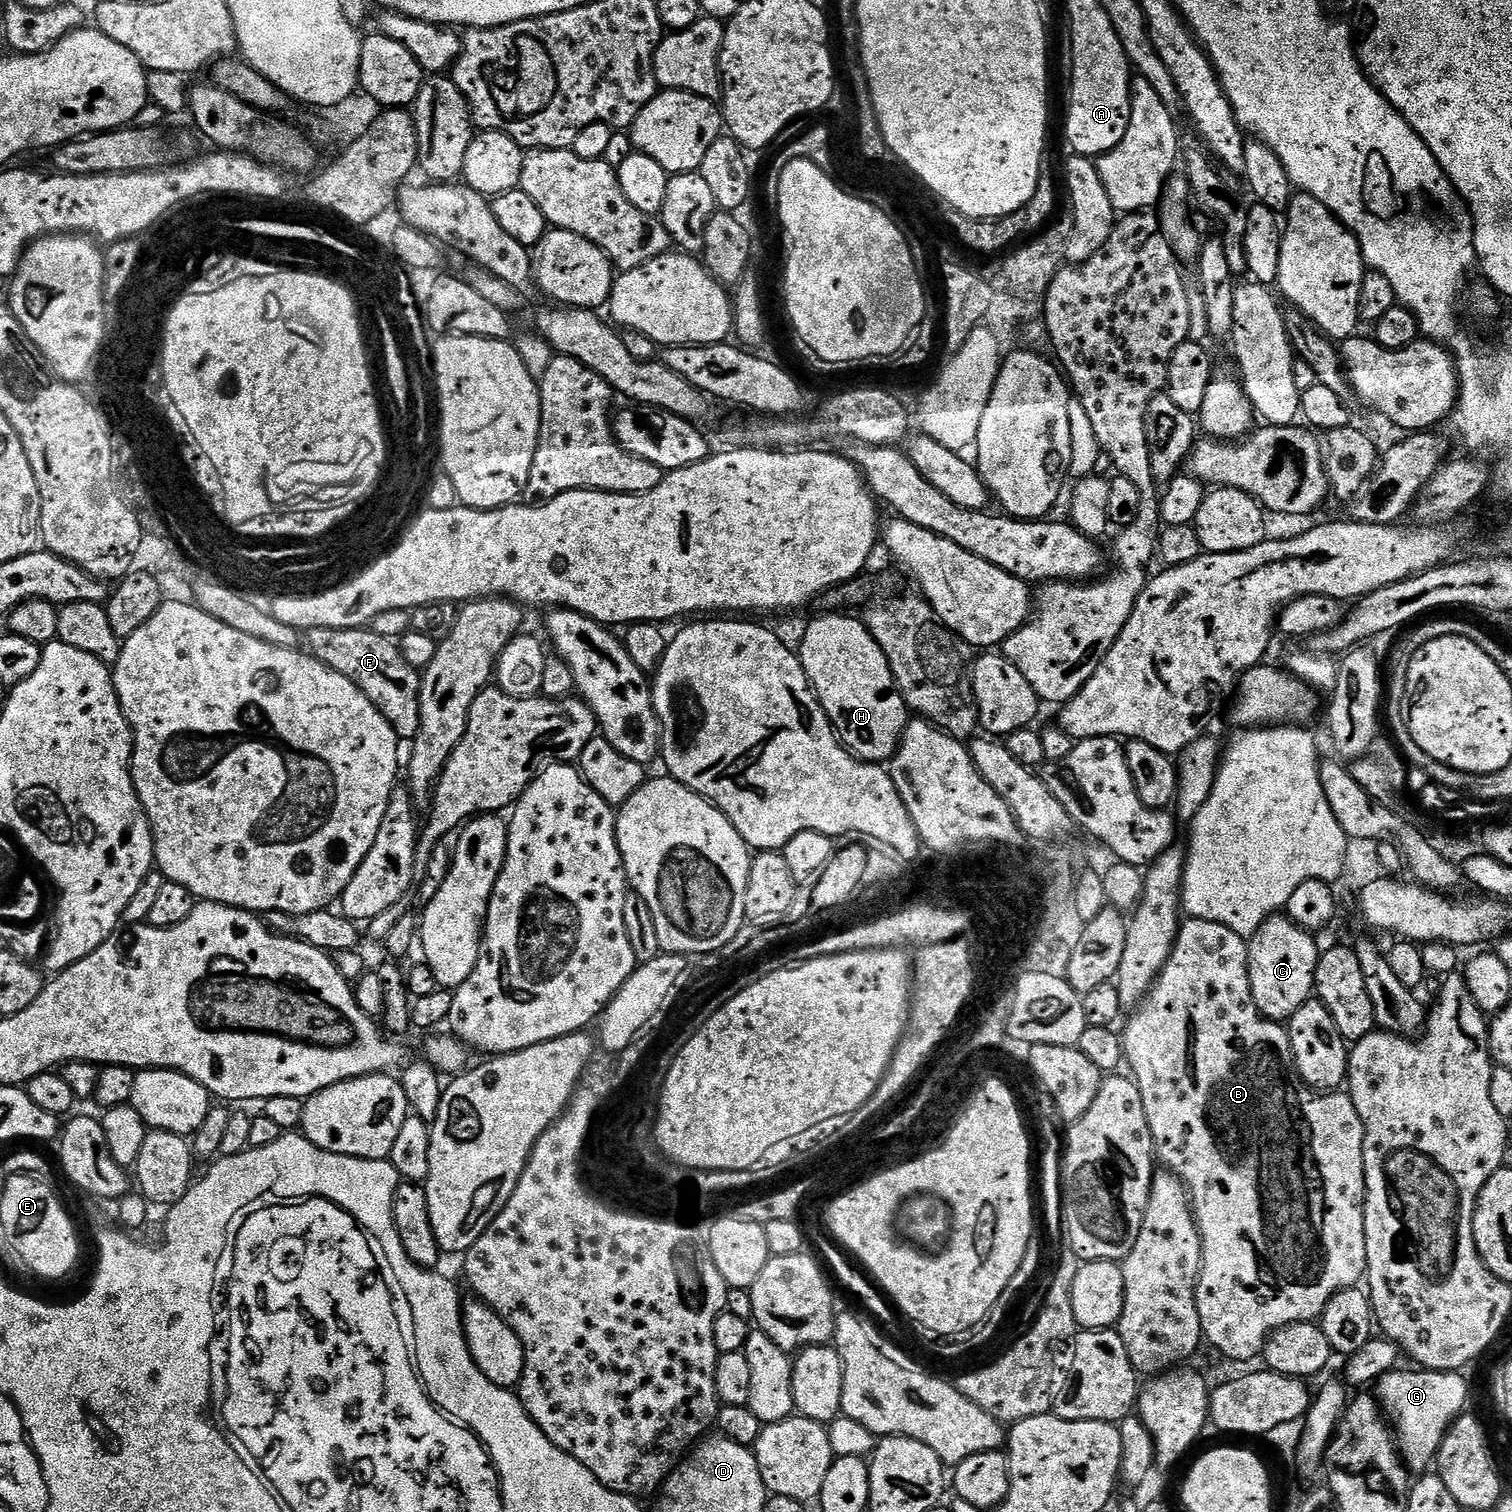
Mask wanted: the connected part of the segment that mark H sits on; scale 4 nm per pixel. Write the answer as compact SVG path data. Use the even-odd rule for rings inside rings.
M820 614L817 615L817 620L809 622L808 629L800 640L800 648L798 647L800 665L804 667L804 673L812 683L812 691L820 699L820 705L824 707L824 713L841 744L859 759L888 762L896 755L900 736L910 719L910 709L896 686L896 679L892 677L886 654L882 654L878 642L874 642L874 638L868 633L863 619L856 617L855 620L852 616L844 615Z

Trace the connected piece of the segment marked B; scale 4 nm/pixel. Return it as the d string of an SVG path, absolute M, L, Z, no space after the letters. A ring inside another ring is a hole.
M1188 918L1188 919L1185 919L1185 920L1184 920L1184 921L1183 921L1183 923L1181 923L1181 926L1180 926L1180 932L1179 932L1179 934L1177 934L1177 935L1176 935L1176 944L1175 944L1175 946L1174 946L1174 947L1172 947L1172 953L1171 953L1171 954L1170 954L1170 958L1169 958L1169 959L1168 959L1168 961L1167 961L1167 962L1166 962L1166 966L1165 966L1165 967L1164 967L1164 969L1162 969L1162 970L1161 970L1161 971L1160 971L1160 977L1158 977L1158 979L1156 979L1156 982L1155 982L1155 984L1153 984L1153 985L1152 985L1152 988L1151 988L1151 989L1150 989L1150 990L1149 990L1149 991L1148 991L1148 994L1147 994L1147 996L1145 996L1145 997L1144 997L1144 999L1143 999L1143 1000L1141 1000L1141 1001L1140 1001L1140 1003L1139 1003L1139 1004L1137 1004L1137 1005L1135 1005L1135 1008L1134 1008L1134 1011L1133 1011L1133 1012L1136 1012L1136 1013L1134 1013L1134 1014L1133 1014L1133 1016L1132 1016L1132 1017L1130 1017L1130 1016L1131 1016L1131 1015L1129 1015L1129 1016L1128 1016L1128 1017L1127 1017L1127 1020L1128 1020L1128 1019L1129 1019L1129 1020L1128 1020L1128 1025L1126 1025L1126 1024L1127 1024L1127 1020L1126 1020L1126 1023L1125 1023L1125 1024L1124 1024L1124 1025L1123 1025L1123 1028L1122 1028L1122 1039L1123 1039L1123 1042L1124 1042L1124 1058L1125 1058L1125 1061L1126 1061L1126 1064L1127 1064L1127 1067L1129 1067L1129 1066L1130 1066L1130 1067L1132 1067L1132 1072L1133 1072L1133 1073L1132 1073L1132 1072L1131 1072L1131 1075L1132 1075L1132 1076L1133 1076L1133 1077L1134 1077L1134 1079L1135 1079L1135 1081L1136 1081L1136 1085L1137 1085L1137 1086L1138 1086L1138 1090L1139 1090L1139 1091L1140 1091L1140 1093L1141 1093L1141 1094L1142 1094L1142 1106L1143 1106L1143 1107L1144 1107L1144 1109L1145 1109L1145 1110L1146 1110L1146 1122L1147 1122L1147 1123L1148 1123L1148 1125L1149 1125L1149 1126L1150 1126L1150 1134L1151 1134L1151 1135L1152 1135L1152 1147L1153 1147L1153 1149L1154 1149L1154 1152L1155 1152L1155 1155L1156 1155L1156 1156L1157 1156L1157 1157L1159 1157L1159 1159L1160 1159L1160 1156L1161 1156L1161 1158L1162 1158L1162 1159L1164 1159L1164 1160L1168 1160L1168 1164L1166 1164L1166 1168L1167 1168L1167 1171L1169 1171L1169 1172L1173 1172L1173 1174L1174 1174L1174 1175L1176 1175L1176 1177L1177 1177L1177 1178L1179 1178L1179 1179L1180 1179L1180 1180L1181 1180L1181 1182L1182 1182L1182 1183L1183 1183L1183 1184L1184 1184L1184 1187L1185 1187L1185 1188L1187 1188L1187 1189L1188 1189L1188 1194L1189 1194L1189 1197L1190 1197L1190 1199L1191 1199L1191 1201L1192 1201L1192 1214L1193 1214L1193 1216L1195 1216L1195 1218L1196 1218L1196 1228L1197 1228L1197 1230L1199 1230L1199 1232L1200 1232L1200 1241L1201 1241L1201 1242L1202 1242L1202 1262L1201 1262L1201 1263L1200 1263L1200 1277L1199 1277L1199 1278L1198 1278L1198 1282L1197 1282L1197 1283L1196 1283L1196 1305L1197 1305L1197 1306L1198 1306L1198 1318L1199 1318L1199 1319L1200 1319L1200 1321L1201 1321L1201 1322L1202 1322L1202 1330L1203 1330L1203 1331L1204 1331L1204 1340L1205 1340L1205 1341L1207 1341L1207 1343L1209 1343L1209 1342L1210 1342L1210 1343L1212 1343L1212 1344L1213 1344L1213 1346L1214 1346L1214 1347L1216 1347L1216 1348L1217 1348L1217 1350L1218 1350L1218 1351L1220 1351L1220 1352L1218 1352L1218 1353L1219 1353L1219 1355L1220 1355L1220 1356L1221 1356L1221 1357L1223 1357L1223 1359L1226 1359L1226 1360L1236 1360L1236 1359L1251 1359L1251 1358L1253 1358L1253 1357L1254 1357L1254 1356L1255 1356L1255 1355L1258 1355L1258 1354L1260 1354L1260 1353L1263 1353L1263 1351L1264 1351L1264 1346L1265 1346L1265 1344L1267 1344L1267 1343L1268 1343L1268 1338L1269 1338L1269 1336L1271 1336L1271 1335L1272 1335L1272 1333L1274 1333L1274 1332L1277 1332L1277 1330L1279 1330L1279 1329L1280 1329L1280 1328L1285 1328L1285 1327L1286 1327L1286 1326L1290 1326L1290 1325L1291 1325L1291 1324L1311 1324L1311 1323L1313 1323L1313 1322L1316 1322L1316 1321L1319 1321L1319 1319L1320 1319L1320 1317L1321 1317L1321 1316L1323 1316L1323 1315L1324 1315L1324 1311L1325 1311L1325 1310L1326 1310L1326 1306L1327 1306L1327 1305L1328 1305L1328 1303L1329 1303L1329 1302L1330 1302L1330 1298L1334 1298L1334 1294L1338 1294L1338 1293L1339 1293L1339 1292L1341 1292L1341 1291L1342 1291L1342 1290L1346 1290L1346 1289L1347 1289L1347 1288L1354 1288L1354 1287L1357 1287L1357 1285L1359 1285L1359 1284L1360 1284L1360 1283L1361 1283L1361 1281L1363 1281L1363 1280L1364 1280L1364 1279L1365 1279L1365 1276L1366 1276L1366 1273L1367 1273L1367 1270L1368 1270L1368 1263L1367 1263L1367 1262L1366 1262L1366 1226L1365 1226L1365 1225L1364 1225L1364 1127L1363 1127L1363 1126L1362 1126L1362 1122L1361 1122L1361 1121L1360 1121L1360 1119L1359 1119L1359 1118L1358 1118L1358 1110L1354 1110L1354 1102L1353 1102L1353 1101L1352 1101L1352 1097L1351 1097L1351 1096L1349 1096L1349 1095L1347 1095L1347 1094L1345 1094L1345 1093L1344 1093L1344 1092L1343 1092L1343 1091L1340 1091L1340 1090L1328 1090L1328 1091L1325 1091L1325 1092L1323 1092L1323 1091L1320 1091L1320 1090L1317 1090L1317 1089L1314 1089L1314 1088L1310 1088L1310 1087L1308 1087L1308 1085L1307 1085L1307 1084L1305 1084L1305 1082L1304 1082L1304 1080L1303 1080L1303 1079L1302 1079L1302 1078L1301 1078L1301 1076L1300 1076L1300 1071L1299 1071L1299 1070L1298 1070L1298 1069L1296 1069L1296 1059L1295 1059L1295 1058L1294 1058L1294 1054L1293 1054L1293 1053L1292 1053L1292 1043L1291 1043L1291 1042L1290 1042L1290 1038L1289 1038L1289 1037L1288 1037L1288 1029L1287 1029L1287 1027L1285 1027L1285 1025L1284 1025L1284 1024L1283 1024L1283 1023L1280 1023L1280 1022L1277 1022L1277 1021L1274 1021L1274 1020L1267 1020L1267 1019L1266 1019L1266 1017L1264 1017L1264 1015L1263 1015L1263 1014L1261 1014L1261 1013L1260 1013L1260 1011L1259 1011L1259 1010L1258 1010L1258 1006L1257 1006L1257 1005L1256 1005L1256 1003L1255 1003L1255 1002L1254 1002L1254 998L1253 998L1253 997L1252 997L1252 991L1251 991L1251 990L1250 990L1250 974L1249 974L1249 973L1248 973L1248 940L1247 940L1247 939L1245 939L1245 937L1243 937L1243 936L1239 936L1239 935L1238 935L1238 934L1234 934L1234 930L1230 930L1230 929L1229 929L1229 928L1227 928L1227 927L1226 927L1226 926L1218 926L1218 922L1206 922L1206 921L1205 921L1205 920L1194 920L1194 919L1191 919L1191 918Z

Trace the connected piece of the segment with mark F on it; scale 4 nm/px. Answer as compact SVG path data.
M371 627L362 628L310 628L306 632L307 651L318 662L333 668L338 674L350 678L374 702L374 706L390 722L401 741L416 739L420 729L421 673L406 658L402 658L400 645L382 634L374 634Z

